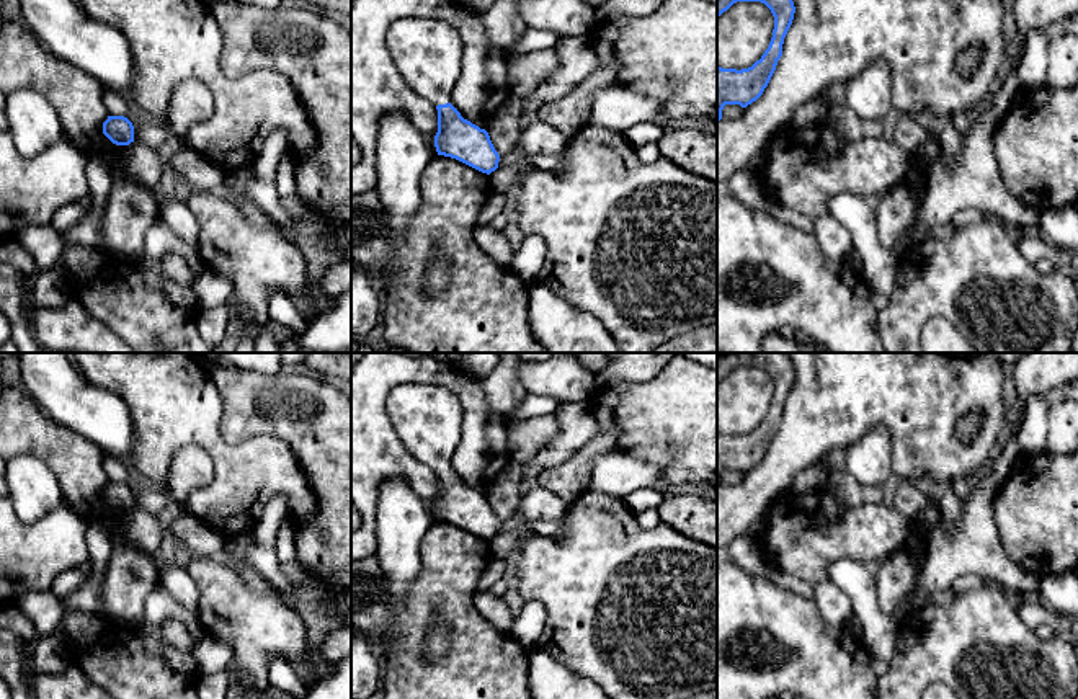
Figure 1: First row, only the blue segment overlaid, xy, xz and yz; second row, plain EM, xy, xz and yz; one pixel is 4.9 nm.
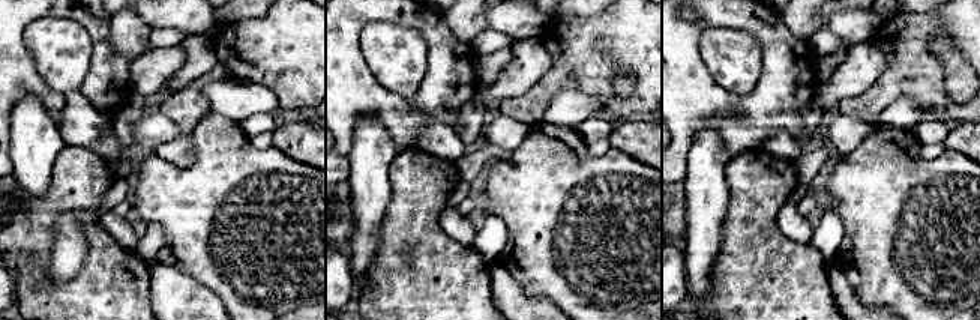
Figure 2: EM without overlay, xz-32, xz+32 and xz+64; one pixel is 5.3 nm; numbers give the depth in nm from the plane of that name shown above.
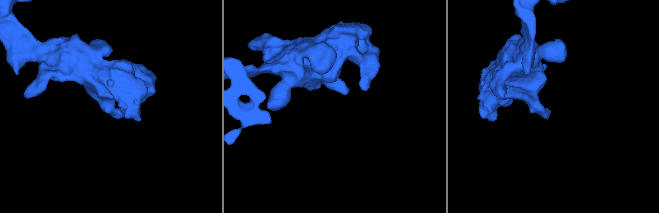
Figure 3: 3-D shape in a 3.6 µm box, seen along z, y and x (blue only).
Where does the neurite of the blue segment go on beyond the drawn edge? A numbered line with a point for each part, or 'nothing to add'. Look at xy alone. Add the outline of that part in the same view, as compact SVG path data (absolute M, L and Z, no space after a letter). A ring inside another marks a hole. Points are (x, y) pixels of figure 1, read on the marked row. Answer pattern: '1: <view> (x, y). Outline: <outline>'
nothing to add

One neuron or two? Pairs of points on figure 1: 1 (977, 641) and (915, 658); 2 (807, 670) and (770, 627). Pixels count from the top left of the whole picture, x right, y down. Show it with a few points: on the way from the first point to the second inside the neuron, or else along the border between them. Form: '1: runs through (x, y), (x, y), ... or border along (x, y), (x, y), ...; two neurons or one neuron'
1: runs through (962, 647), (930, 649); one neuron
2: runs through (801, 660), (778, 637); one neuron

